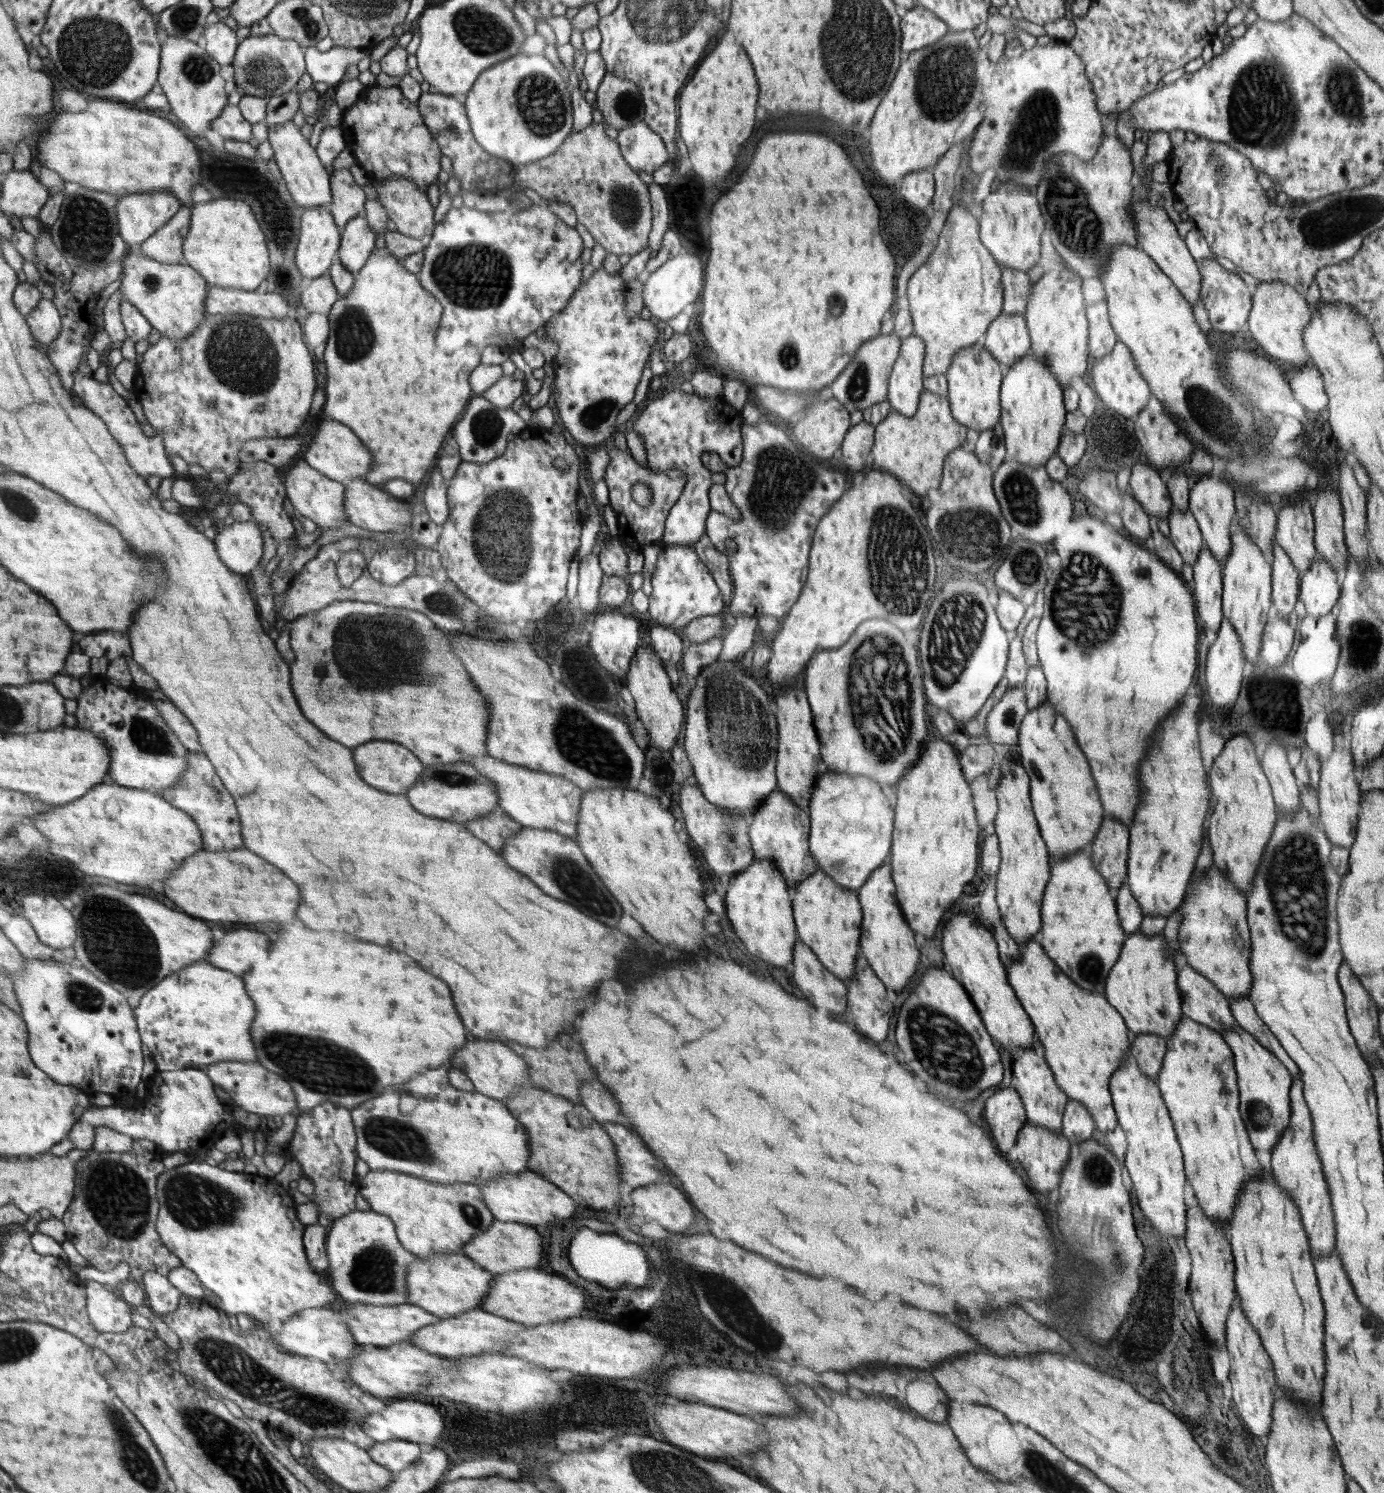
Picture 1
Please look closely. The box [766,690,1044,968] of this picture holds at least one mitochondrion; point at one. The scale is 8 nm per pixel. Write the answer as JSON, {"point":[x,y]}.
{"point":[1008,716]}

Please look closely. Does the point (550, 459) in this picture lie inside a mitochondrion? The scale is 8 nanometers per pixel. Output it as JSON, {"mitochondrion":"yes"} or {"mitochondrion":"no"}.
{"mitochondrion":"no"}

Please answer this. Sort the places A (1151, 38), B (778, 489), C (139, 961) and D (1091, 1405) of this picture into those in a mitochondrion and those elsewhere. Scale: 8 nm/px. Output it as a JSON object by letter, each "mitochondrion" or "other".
{"A":"other","B":"mitochondrion","C":"mitochondrion","D":"other"}

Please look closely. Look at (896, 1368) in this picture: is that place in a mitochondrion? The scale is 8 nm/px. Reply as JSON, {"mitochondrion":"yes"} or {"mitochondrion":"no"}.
{"mitochondrion":"no"}

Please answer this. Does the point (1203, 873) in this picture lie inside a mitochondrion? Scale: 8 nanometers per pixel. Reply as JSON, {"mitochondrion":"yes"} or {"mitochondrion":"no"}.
{"mitochondrion":"no"}

